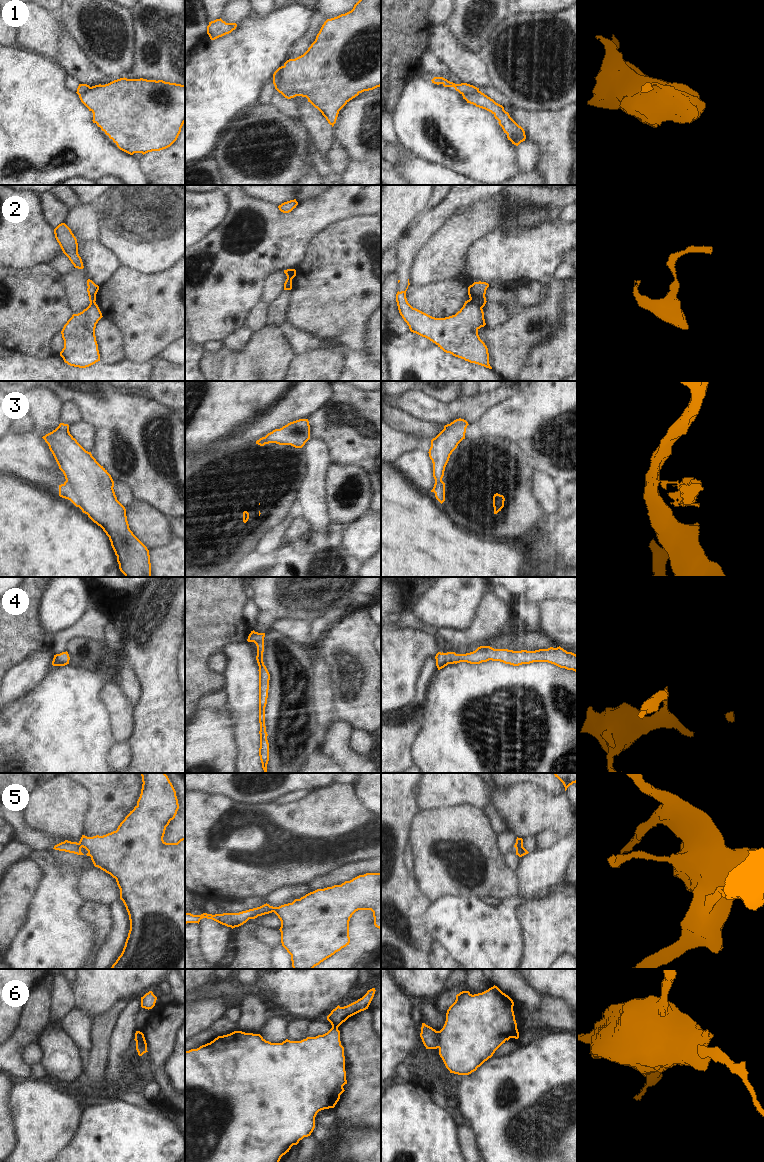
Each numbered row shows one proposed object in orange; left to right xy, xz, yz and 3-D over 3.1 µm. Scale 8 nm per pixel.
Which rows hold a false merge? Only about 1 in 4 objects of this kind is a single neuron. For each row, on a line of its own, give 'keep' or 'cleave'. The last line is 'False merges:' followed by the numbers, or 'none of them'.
1: cleave
2: cleave
3: cleave
4: keep
5: cleave
6: cleave
False merges: 1, 2, 3, 5, 6

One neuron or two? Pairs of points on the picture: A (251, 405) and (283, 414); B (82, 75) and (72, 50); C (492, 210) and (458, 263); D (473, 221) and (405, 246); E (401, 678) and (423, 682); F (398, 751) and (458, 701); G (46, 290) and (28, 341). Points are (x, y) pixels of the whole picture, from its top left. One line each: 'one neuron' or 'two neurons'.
A: two neurons
B: one neuron
C: one neuron
D: two neurons
E: two neurons
F: two neurons
G: one neuron

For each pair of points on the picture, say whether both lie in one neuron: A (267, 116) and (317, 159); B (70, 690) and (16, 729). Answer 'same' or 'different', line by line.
A: different
B: same

